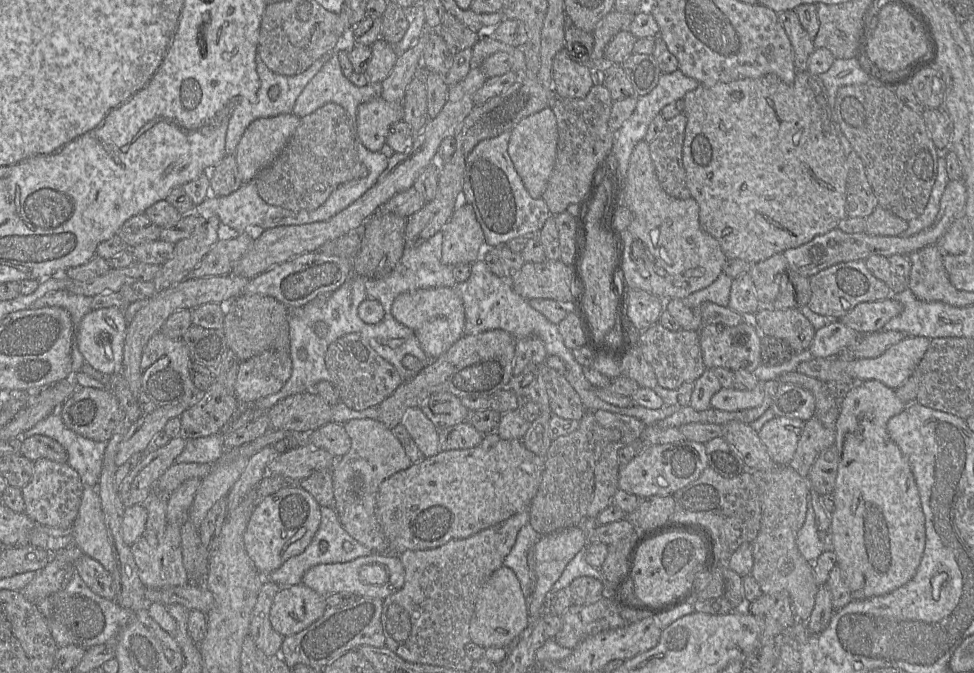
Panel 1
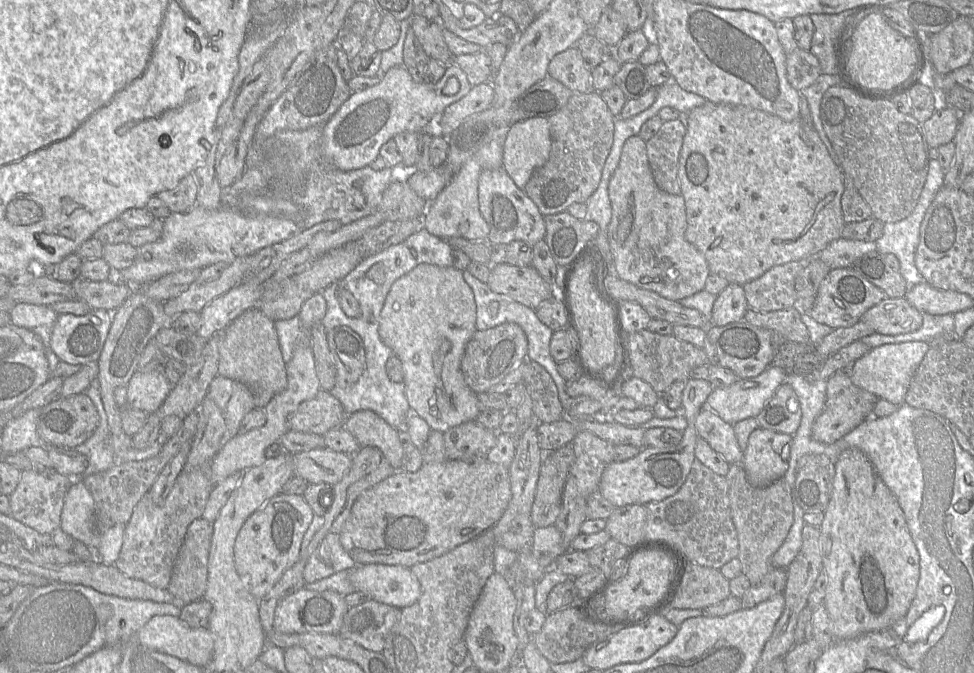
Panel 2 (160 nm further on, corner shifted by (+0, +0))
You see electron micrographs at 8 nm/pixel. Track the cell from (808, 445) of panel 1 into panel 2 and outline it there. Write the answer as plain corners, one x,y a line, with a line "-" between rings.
836,371
827,380
825,404
812,426
813,438
826,444
836,442
870,418
877,401
877,396
853,384
846,371

